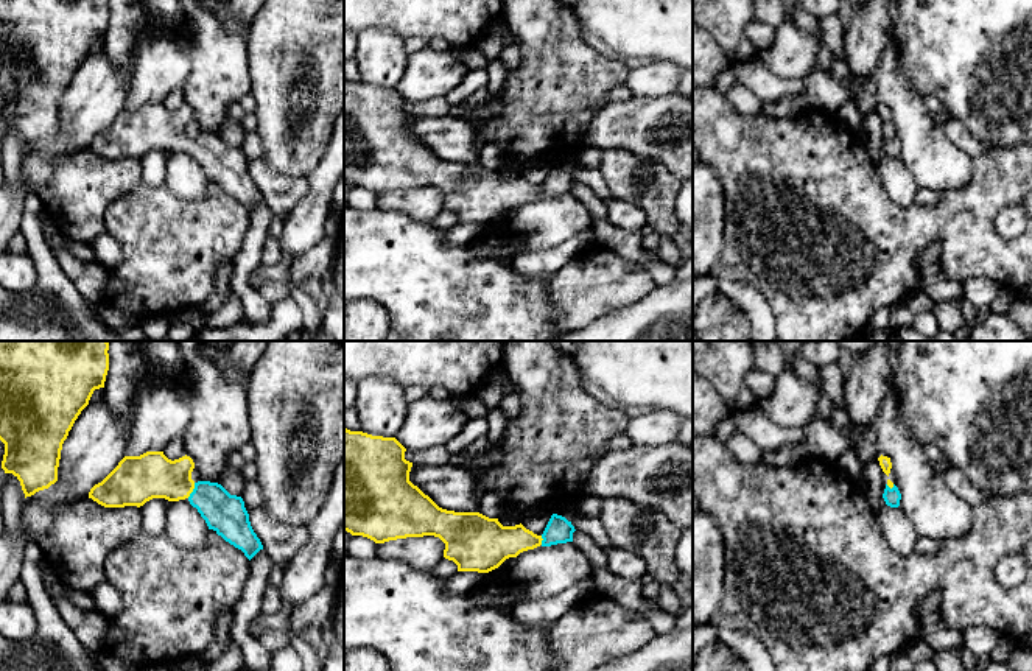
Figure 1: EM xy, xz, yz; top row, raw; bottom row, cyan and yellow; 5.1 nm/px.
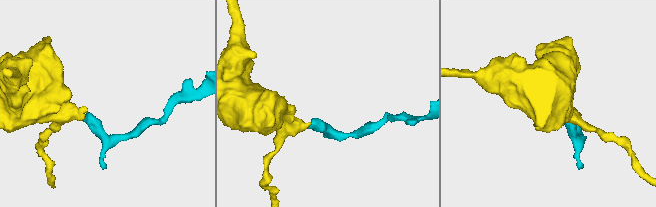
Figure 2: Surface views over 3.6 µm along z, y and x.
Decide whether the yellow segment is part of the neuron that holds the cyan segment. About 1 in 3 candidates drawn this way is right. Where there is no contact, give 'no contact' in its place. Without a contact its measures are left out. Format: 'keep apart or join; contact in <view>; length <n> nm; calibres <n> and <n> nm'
join; contact in xy; length 90 nm; calibres 200 and 240 nm

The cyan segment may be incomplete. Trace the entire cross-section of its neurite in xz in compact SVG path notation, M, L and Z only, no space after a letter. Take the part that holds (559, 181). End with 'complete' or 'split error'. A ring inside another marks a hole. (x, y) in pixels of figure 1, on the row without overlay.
M344 78L344 182L363 187L375 195L406 188L434 187L445 195L444 209L458 216L458 223L489 224L506 210L537 198L551 198L573 193L576 182L565 168L553 165L543 185L537 187L521 174L503 177L498 170L489 170L479 163L455 163L439 159L428 146L409 132L412 114L405 111L406 100L395 89L372 87L363 83L350 83Z | split error

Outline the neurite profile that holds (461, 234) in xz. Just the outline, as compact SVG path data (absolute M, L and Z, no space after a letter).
M458 223L444 234L448 248L470 244L476 234L483 229L478 223Z

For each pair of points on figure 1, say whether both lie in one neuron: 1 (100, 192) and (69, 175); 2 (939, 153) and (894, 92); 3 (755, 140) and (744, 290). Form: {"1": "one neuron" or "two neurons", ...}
{"1": "one neuron", "2": "one neuron", "3": "two neurons"}

